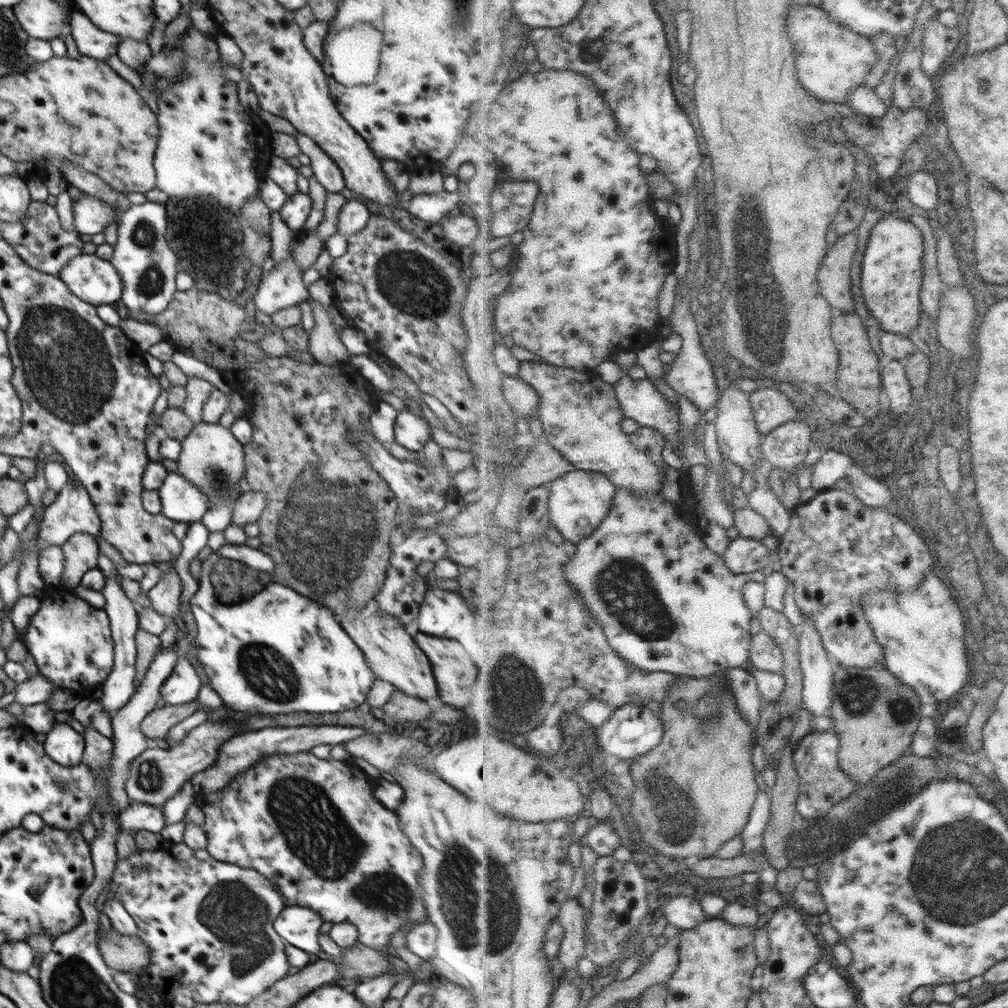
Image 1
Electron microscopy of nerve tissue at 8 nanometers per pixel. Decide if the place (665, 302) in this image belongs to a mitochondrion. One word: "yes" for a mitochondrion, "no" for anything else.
no

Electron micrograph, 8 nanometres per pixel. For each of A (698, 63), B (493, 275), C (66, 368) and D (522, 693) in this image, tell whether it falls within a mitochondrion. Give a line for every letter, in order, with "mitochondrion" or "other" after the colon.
A: other
B: other
C: mitochondrion
D: mitochondrion

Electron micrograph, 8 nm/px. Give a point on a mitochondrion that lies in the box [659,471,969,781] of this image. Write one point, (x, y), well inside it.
(859, 693)

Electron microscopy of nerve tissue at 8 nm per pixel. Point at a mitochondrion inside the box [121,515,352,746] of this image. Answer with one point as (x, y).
(255, 660)

